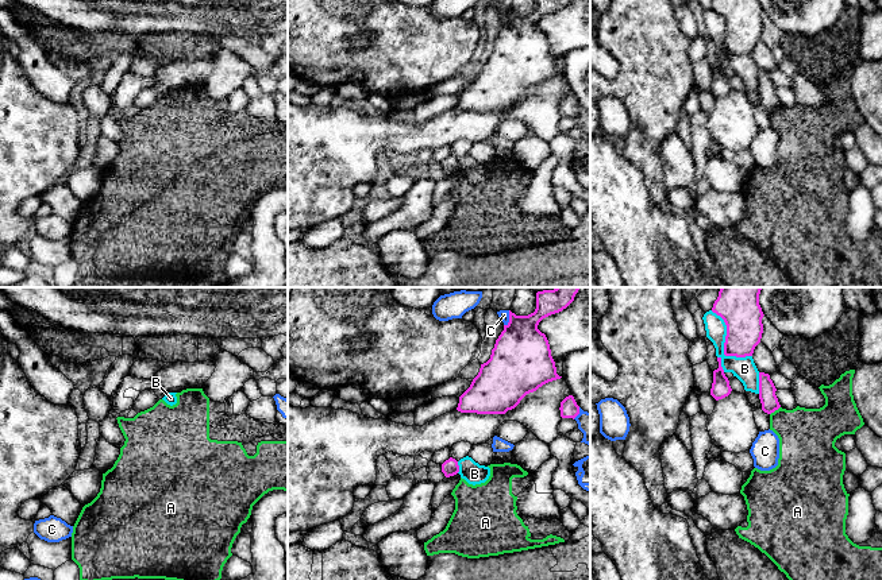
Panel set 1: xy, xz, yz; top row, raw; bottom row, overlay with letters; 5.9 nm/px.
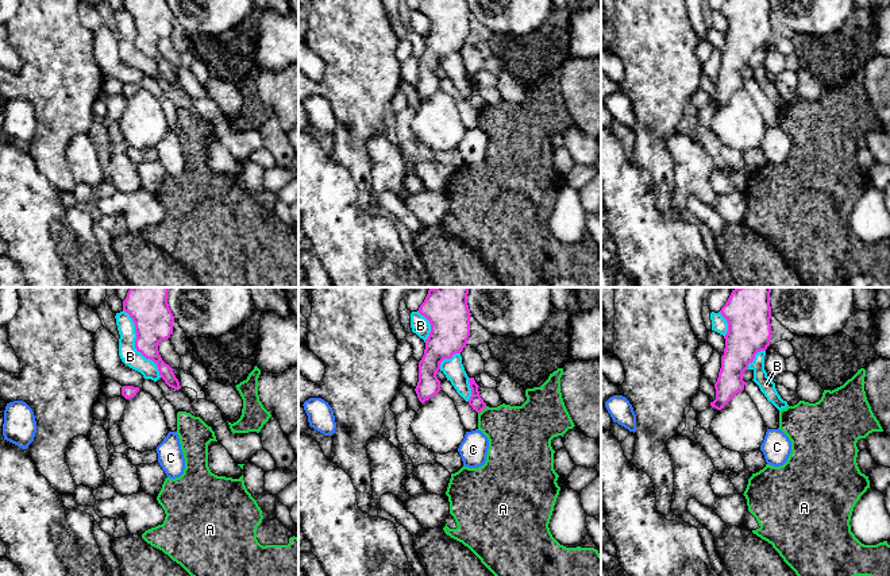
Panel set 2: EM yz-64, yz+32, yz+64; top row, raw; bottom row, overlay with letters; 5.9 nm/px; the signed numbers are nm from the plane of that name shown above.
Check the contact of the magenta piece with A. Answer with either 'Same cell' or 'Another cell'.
Another cell

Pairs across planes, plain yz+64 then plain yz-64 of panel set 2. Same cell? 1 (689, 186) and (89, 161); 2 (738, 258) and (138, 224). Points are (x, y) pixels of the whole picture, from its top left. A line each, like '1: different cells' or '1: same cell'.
1: same cell
2: different cells

